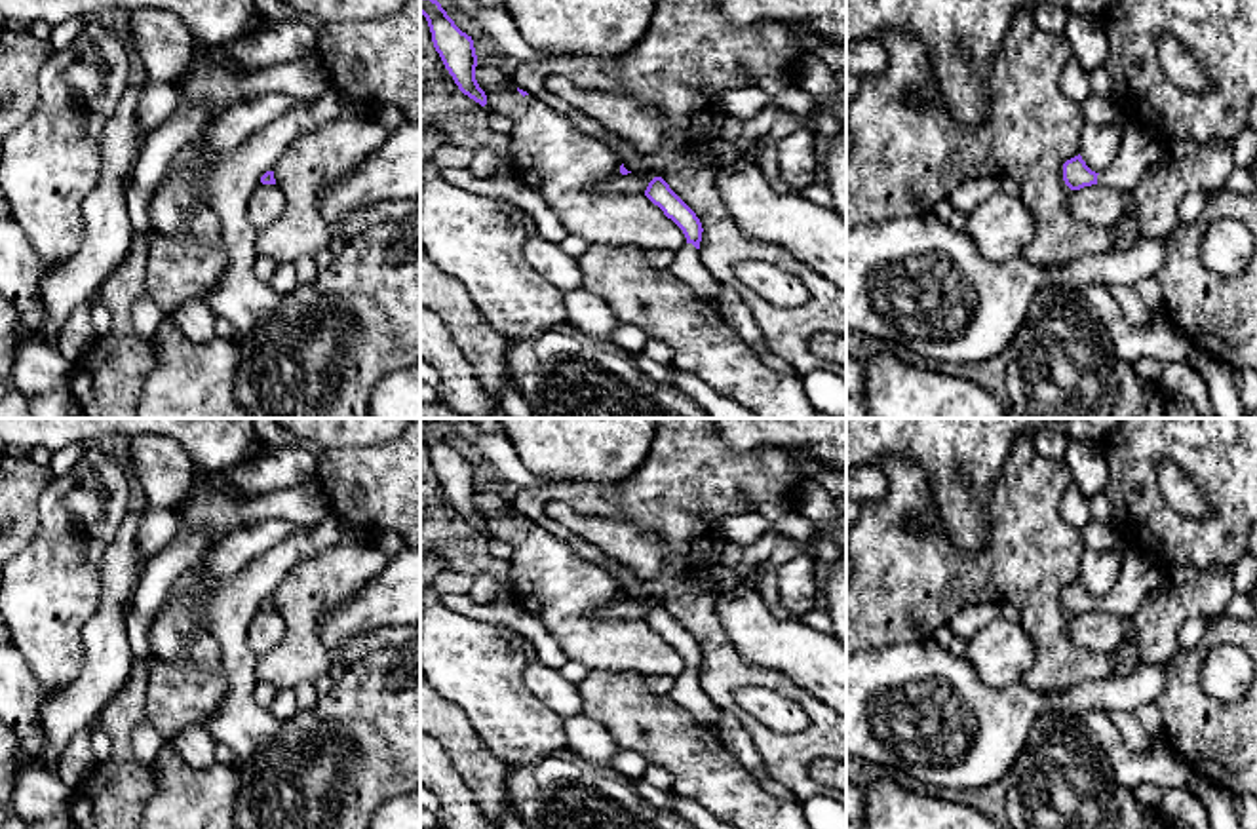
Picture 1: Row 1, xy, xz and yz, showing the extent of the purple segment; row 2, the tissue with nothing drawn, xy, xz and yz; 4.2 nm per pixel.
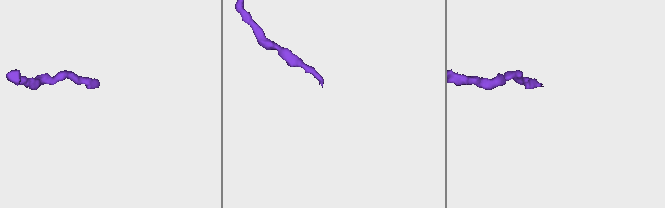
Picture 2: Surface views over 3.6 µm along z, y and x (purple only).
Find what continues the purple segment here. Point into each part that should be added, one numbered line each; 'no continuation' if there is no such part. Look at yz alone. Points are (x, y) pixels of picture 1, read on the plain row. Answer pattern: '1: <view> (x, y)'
1: yz (1140, 577)

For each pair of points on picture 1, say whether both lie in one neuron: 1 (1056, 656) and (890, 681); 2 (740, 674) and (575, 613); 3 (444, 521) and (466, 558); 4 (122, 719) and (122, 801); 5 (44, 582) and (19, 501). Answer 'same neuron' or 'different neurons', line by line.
1: different neurons
2: different neurons
3: same neuron
4: same neuron
5: different neurons

